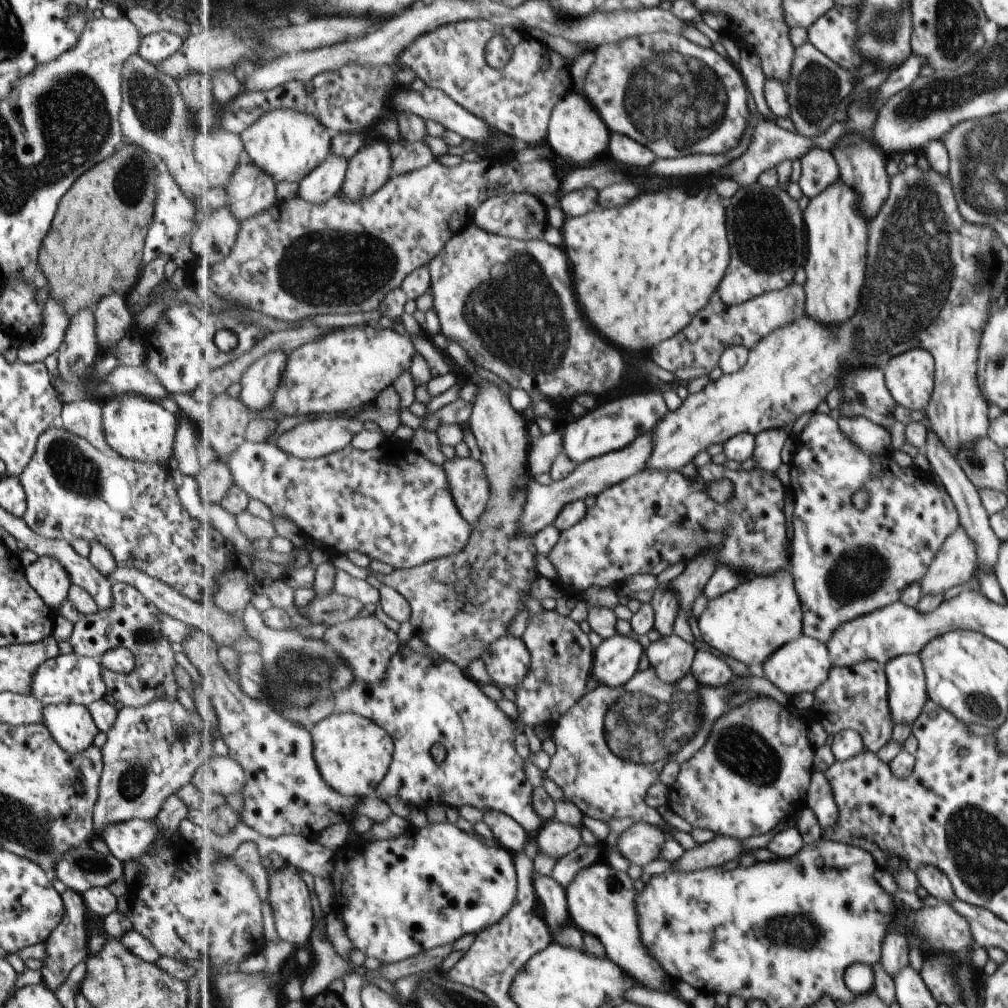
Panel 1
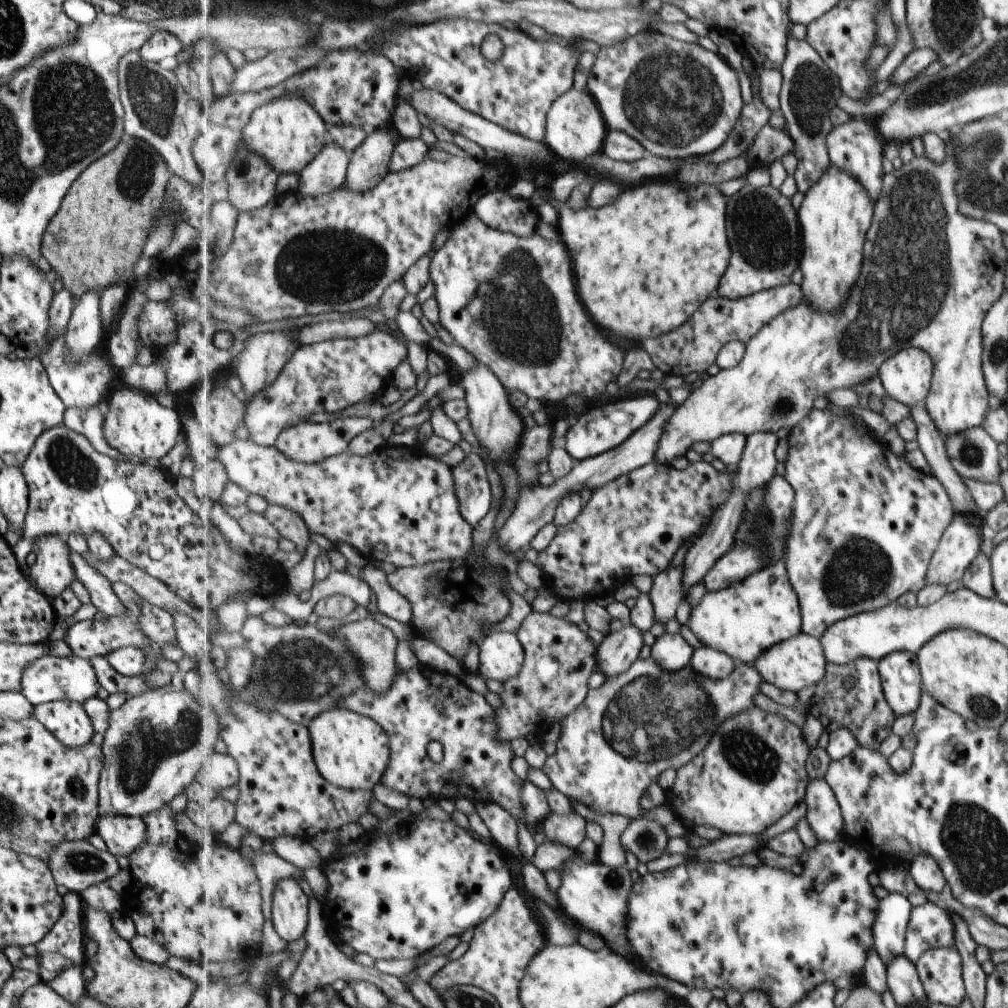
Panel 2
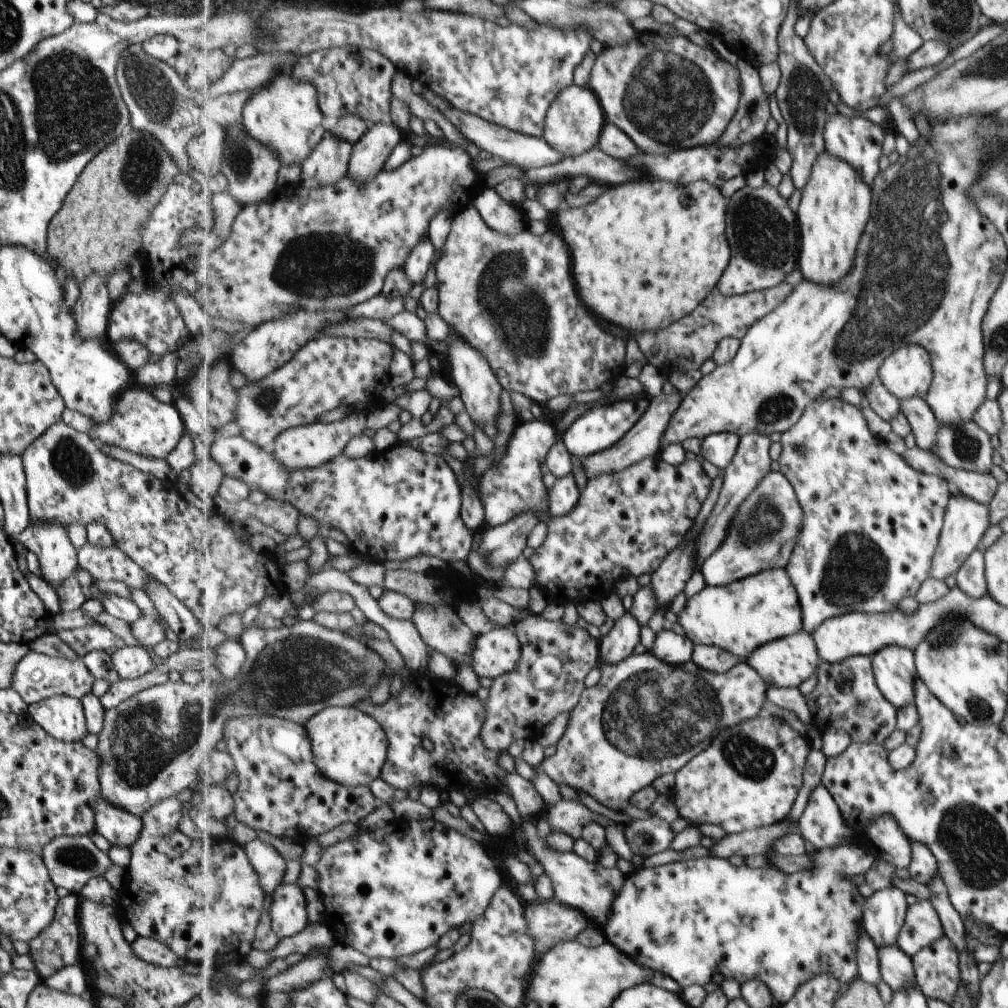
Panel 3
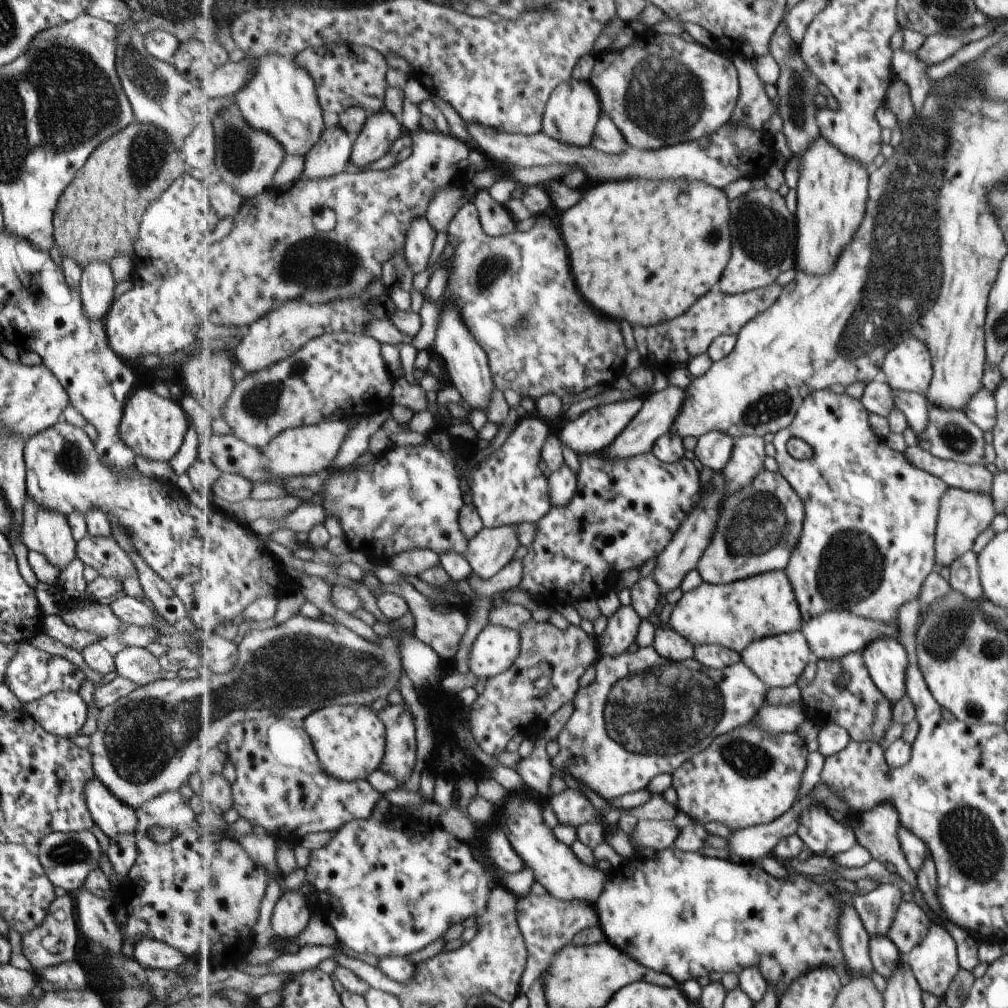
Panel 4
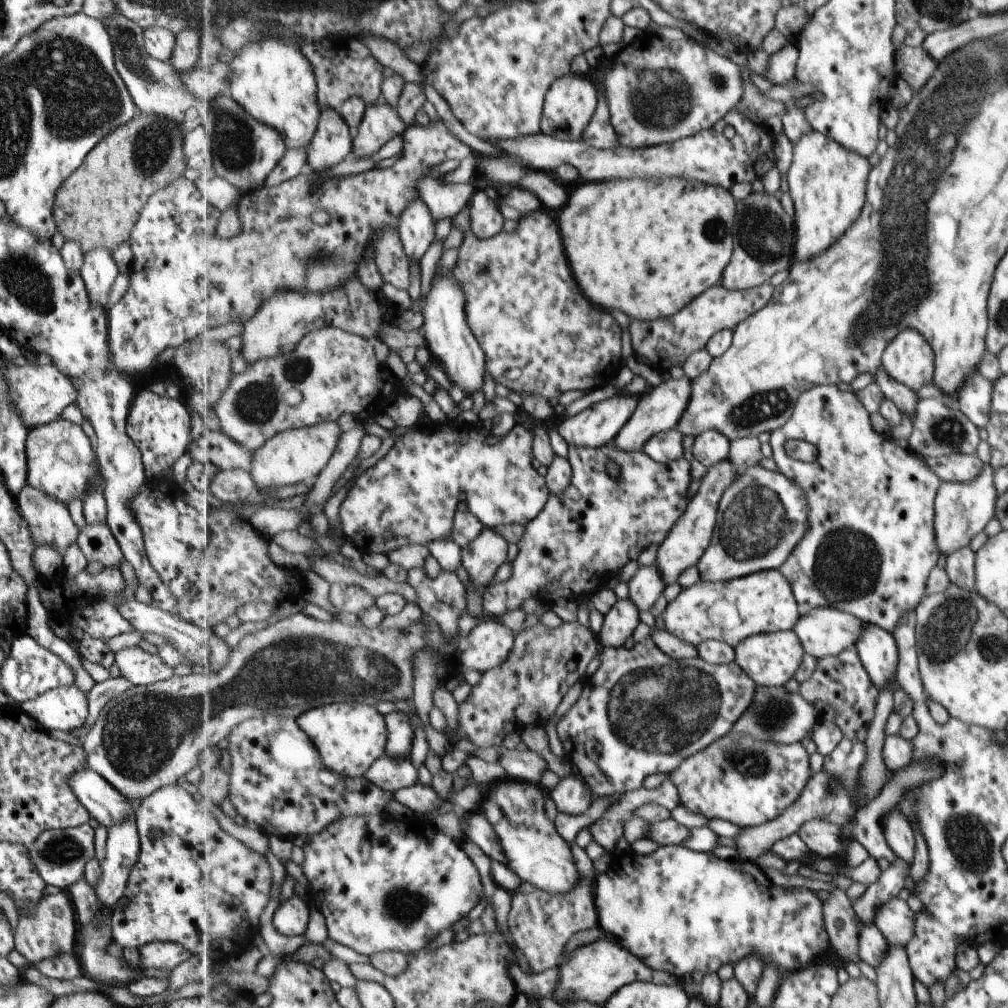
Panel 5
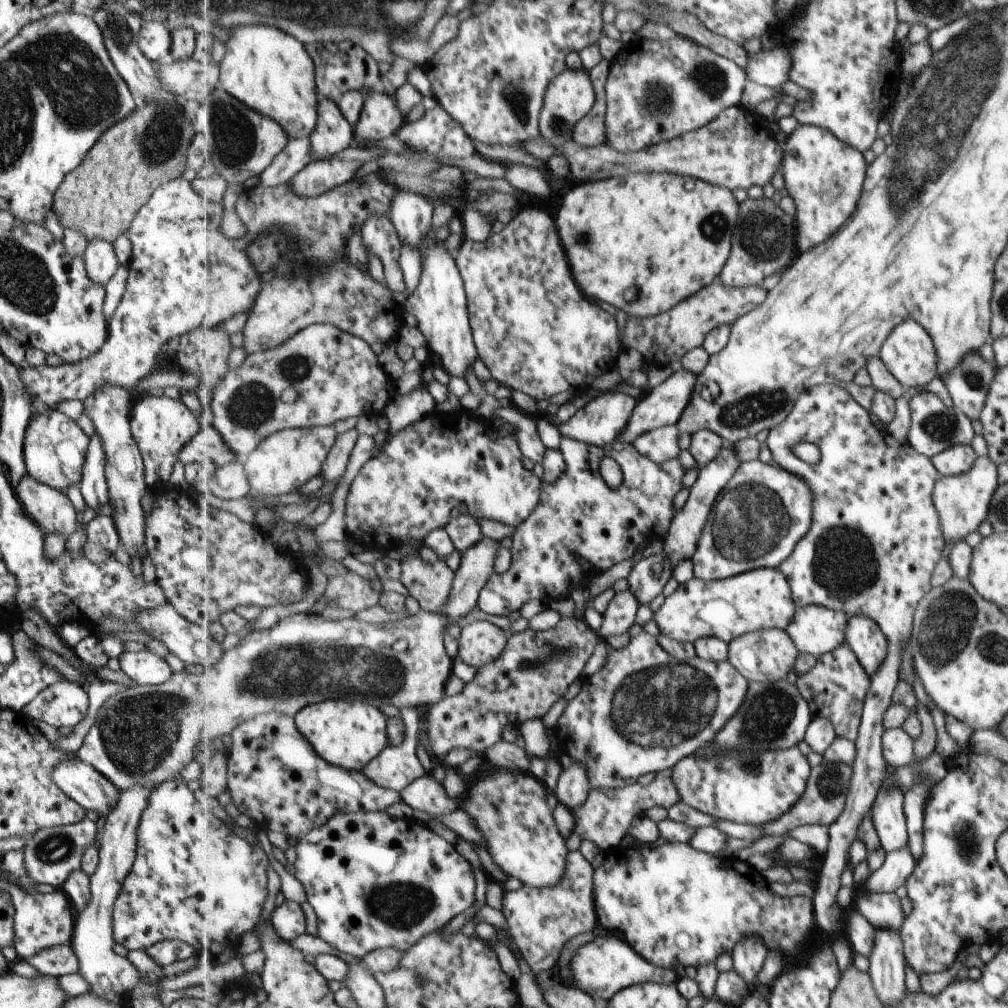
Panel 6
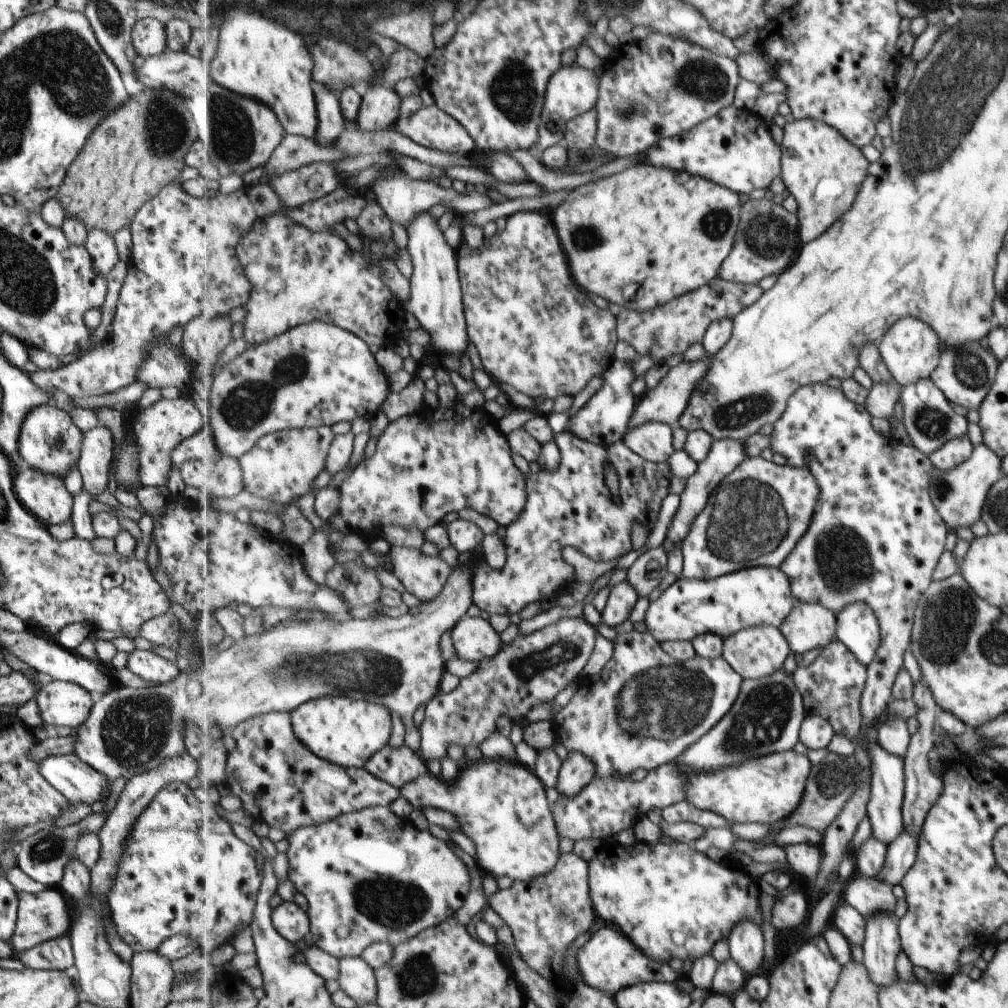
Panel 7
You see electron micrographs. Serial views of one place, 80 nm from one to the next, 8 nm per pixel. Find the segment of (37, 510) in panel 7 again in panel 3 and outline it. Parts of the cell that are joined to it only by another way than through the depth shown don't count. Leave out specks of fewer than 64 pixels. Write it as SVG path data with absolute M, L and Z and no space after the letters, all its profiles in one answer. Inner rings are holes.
M31 523L19 533L14 540L22 544L27 551L31 551L37 557L38 576L42 578L52 589L74 574L77 568L76 550L70 545L66 529L57 523Z

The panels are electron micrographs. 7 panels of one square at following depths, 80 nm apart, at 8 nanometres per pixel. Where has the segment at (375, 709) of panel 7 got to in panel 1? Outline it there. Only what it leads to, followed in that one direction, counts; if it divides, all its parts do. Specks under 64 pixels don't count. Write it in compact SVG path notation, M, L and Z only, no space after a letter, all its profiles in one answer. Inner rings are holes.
M353 712L331 714L310 730L317 767L325 782L348 796L377 797L380 785L393 763L392 736L375 721Z

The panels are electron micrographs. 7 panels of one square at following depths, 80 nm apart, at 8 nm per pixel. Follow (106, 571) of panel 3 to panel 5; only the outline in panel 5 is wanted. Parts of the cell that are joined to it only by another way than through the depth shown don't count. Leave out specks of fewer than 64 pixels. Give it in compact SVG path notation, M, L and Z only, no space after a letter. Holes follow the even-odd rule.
M105 522L96 525L85 525L79 532L76 538L76 545L78 549L83 553L86 561L99 563L103 568L113 567L119 568L119 564L124 560L124 556L121 554L117 541L113 538L110 530L107 528Z

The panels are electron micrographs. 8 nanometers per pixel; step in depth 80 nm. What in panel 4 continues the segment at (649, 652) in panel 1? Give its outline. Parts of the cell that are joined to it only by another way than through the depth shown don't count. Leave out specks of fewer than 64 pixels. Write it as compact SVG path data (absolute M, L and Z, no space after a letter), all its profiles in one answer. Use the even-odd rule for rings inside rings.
M659 626L653 646L662 657L677 662L693 659L695 656L694 644L673 628Z

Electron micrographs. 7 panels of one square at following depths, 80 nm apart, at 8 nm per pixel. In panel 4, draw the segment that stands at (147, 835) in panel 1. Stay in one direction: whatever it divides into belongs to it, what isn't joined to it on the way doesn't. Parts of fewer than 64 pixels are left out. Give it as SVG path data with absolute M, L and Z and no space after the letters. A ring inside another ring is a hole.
M91 779L84 786L84 799L92 822L109 839L134 834L135 810L118 801L97 779Z

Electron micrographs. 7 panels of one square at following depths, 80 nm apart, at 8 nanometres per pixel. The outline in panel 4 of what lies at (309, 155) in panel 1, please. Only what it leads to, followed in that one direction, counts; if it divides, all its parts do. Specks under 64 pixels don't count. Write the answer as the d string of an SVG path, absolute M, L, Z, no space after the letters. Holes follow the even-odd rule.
M283 55L260 56L252 64L257 66L250 81L235 94L239 112L253 128L273 135L287 155L305 157L326 129L316 81L297 60Z

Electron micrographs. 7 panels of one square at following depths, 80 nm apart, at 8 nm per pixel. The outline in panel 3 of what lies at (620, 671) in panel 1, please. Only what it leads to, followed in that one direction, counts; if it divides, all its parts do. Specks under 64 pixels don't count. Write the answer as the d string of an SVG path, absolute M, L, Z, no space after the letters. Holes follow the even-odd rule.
M626 612L625 616L616 621L613 630L600 639L601 664L614 665L627 660L639 644L641 644L640 621L631 612Z

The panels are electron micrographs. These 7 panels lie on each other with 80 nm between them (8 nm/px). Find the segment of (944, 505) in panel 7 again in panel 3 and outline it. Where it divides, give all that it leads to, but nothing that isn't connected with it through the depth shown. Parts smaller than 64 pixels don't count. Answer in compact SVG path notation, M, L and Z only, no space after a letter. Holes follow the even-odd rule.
M951 494L948 501L949 516L945 516L945 532L940 532L941 548L937 548L937 556L932 556L933 572L928 572L929 577L940 581L960 569L969 554L979 547L981 536L990 526L987 505L976 503L961 494Z

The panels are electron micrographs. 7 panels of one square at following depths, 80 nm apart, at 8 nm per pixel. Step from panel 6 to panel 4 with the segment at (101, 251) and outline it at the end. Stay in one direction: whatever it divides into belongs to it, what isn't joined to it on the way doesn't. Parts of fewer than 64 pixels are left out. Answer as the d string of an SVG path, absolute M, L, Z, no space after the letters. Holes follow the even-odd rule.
M105 261L90 262L80 274L77 289L84 315L92 321L103 321L113 298L114 280Z

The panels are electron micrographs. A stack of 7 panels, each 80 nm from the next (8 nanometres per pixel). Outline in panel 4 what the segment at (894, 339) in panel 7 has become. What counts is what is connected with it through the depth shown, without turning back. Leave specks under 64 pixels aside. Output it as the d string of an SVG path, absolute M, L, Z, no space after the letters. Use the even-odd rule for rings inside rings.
M907 337L895 345L880 366L880 379L884 380L891 391L914 392L923 396L931 385L932 363L928 347L916 337Z

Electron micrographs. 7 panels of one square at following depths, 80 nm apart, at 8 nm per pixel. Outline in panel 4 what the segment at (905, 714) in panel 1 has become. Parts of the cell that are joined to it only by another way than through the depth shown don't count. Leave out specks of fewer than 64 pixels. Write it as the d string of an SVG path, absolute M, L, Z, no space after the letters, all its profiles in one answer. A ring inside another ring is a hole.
M891 637L875 639L863 654L873 684L891 704L906 695L908 653L900 641Z

